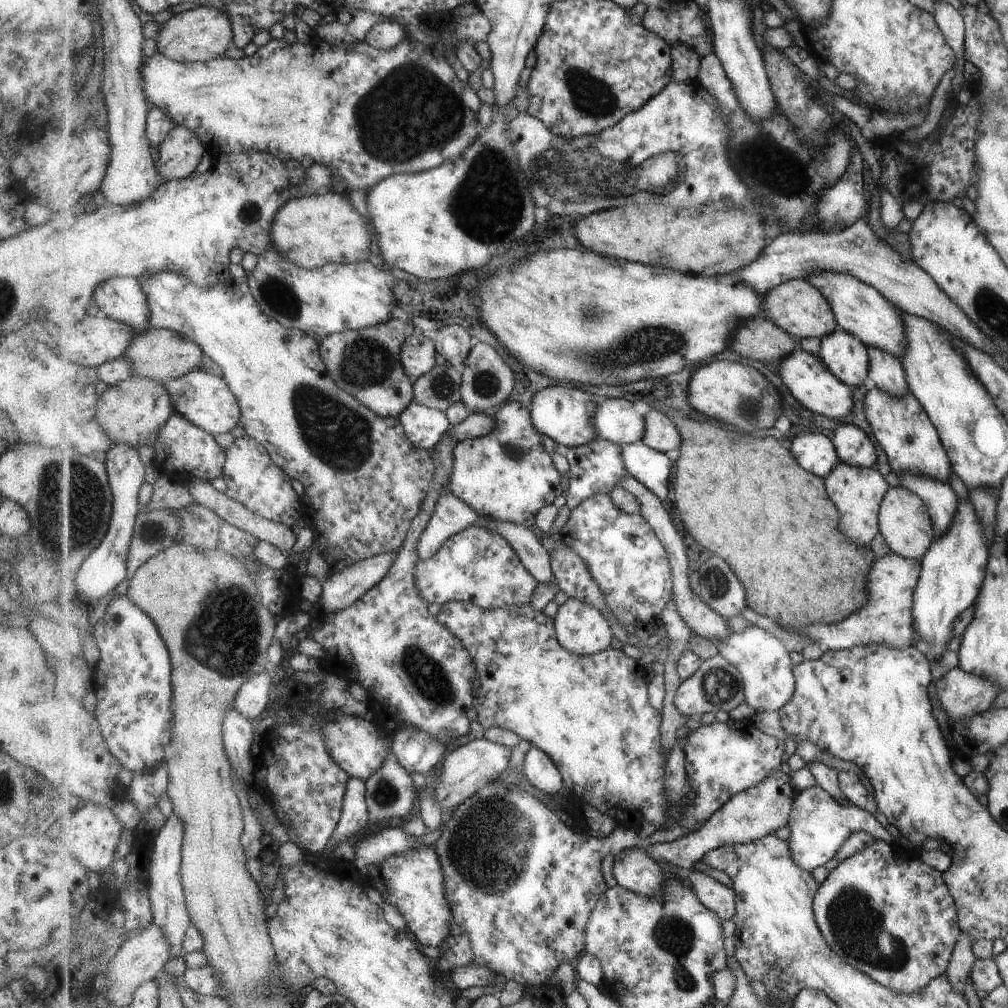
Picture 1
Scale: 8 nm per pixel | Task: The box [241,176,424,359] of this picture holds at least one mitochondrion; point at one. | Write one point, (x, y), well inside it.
(279, 297)

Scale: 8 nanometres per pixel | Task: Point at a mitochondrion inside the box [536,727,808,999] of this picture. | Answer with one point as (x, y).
(674, 936)

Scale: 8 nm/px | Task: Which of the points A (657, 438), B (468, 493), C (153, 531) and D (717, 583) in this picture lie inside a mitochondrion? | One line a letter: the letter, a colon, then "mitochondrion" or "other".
A: other
B: other
C: mitochondrion
D: mitochondrion

